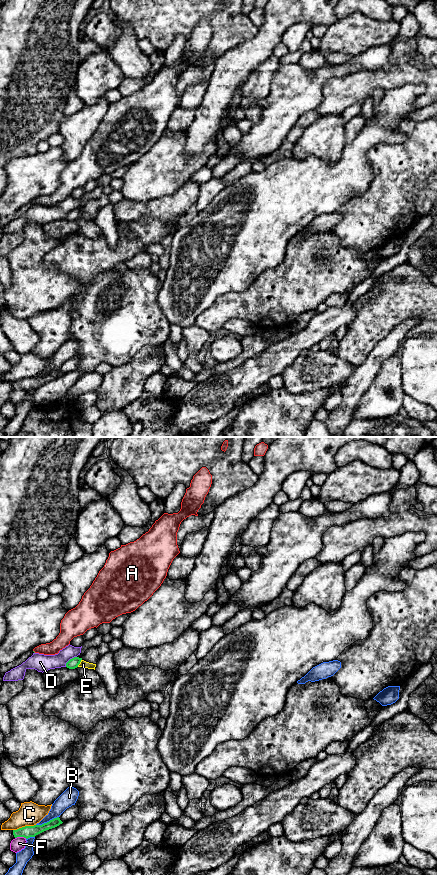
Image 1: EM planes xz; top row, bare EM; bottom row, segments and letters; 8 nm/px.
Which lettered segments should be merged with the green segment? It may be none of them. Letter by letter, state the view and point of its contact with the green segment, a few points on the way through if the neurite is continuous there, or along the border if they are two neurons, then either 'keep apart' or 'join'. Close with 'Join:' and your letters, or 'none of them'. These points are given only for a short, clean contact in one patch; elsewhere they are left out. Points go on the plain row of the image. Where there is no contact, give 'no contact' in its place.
A: no contact; keep apart
B: meets green in xz at (47, 374); border along xz (58, 368), (36, 377); keep apart
C: meets green in xz at (25, 378); keep apart
D: meets green in xz at (69, 212); keep apart
E: meets green in xz at (79, 215); border along xz (81, 211), (77, 218); keep apart
F: meets green in xz at (21, 388); border along xz (15, 389), (26, 390); keep apart
Join: none of them

